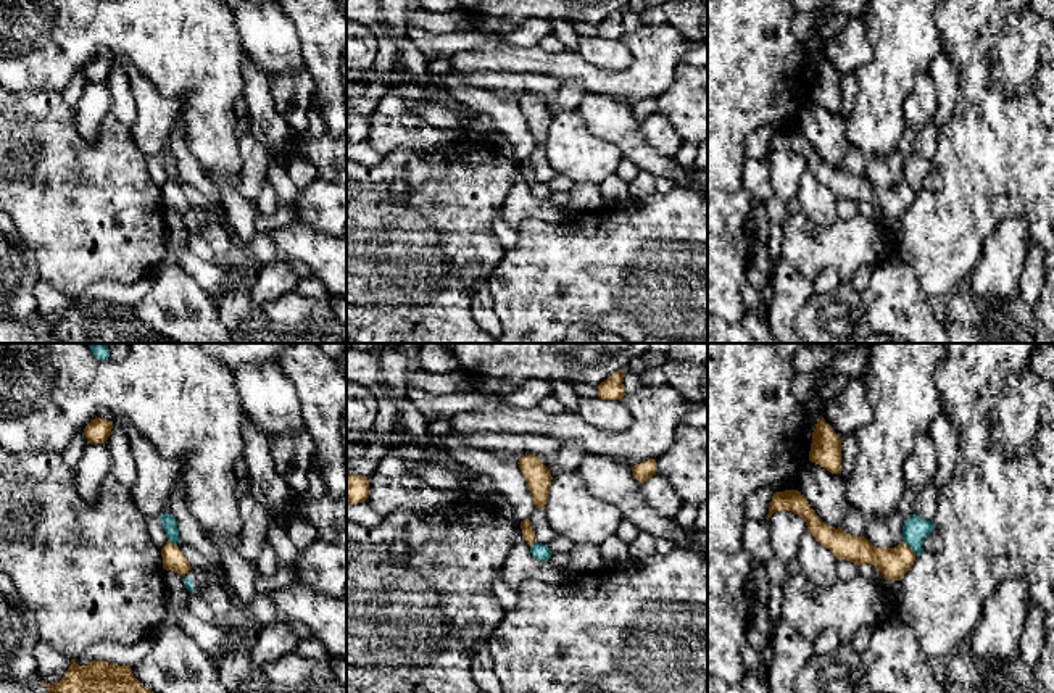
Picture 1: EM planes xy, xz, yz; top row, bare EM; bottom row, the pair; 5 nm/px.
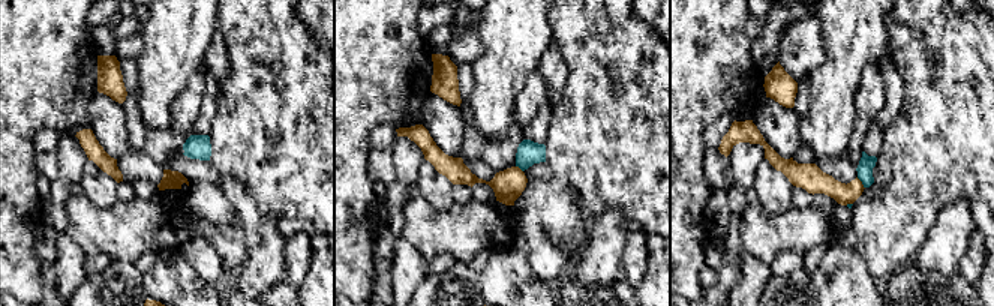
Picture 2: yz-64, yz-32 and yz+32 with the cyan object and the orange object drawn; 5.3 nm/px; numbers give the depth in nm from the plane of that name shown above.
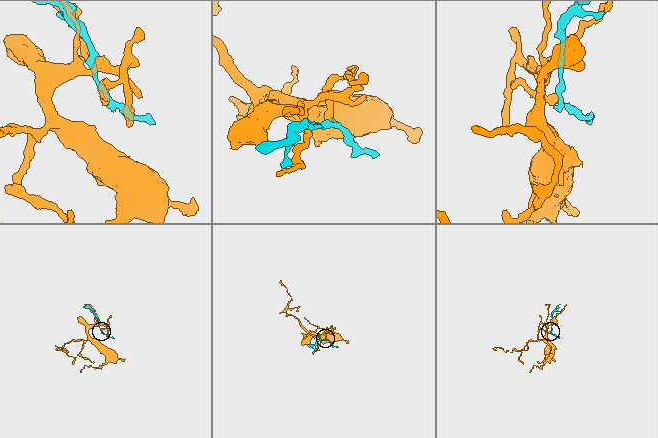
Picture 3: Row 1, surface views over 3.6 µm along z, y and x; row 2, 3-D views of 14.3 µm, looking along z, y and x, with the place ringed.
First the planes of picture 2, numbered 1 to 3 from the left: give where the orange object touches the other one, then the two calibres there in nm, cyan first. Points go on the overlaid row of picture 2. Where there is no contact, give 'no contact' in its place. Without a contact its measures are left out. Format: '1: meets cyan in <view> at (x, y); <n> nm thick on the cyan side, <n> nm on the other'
1: no contact
2: meets cyan in yz-32 at (519, 167); 130 nm thick on the cyan side, 160 nm on the other
3: meets cyan in yz+32 at (862, 183); 80 nm thick on the cyan side, 130 nm on the other

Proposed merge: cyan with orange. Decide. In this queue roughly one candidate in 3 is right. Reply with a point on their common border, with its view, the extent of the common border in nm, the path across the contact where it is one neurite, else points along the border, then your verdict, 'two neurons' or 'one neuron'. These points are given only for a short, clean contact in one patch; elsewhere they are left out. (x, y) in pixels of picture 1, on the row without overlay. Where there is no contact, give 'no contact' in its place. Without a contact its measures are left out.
contact yz (911, 186); length 100 nm; two neurons

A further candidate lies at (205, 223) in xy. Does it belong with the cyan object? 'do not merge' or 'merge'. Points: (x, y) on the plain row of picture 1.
merge

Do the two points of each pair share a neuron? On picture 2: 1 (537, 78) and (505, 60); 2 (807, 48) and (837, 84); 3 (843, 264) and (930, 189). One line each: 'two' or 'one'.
1: two
2: two
3: two

